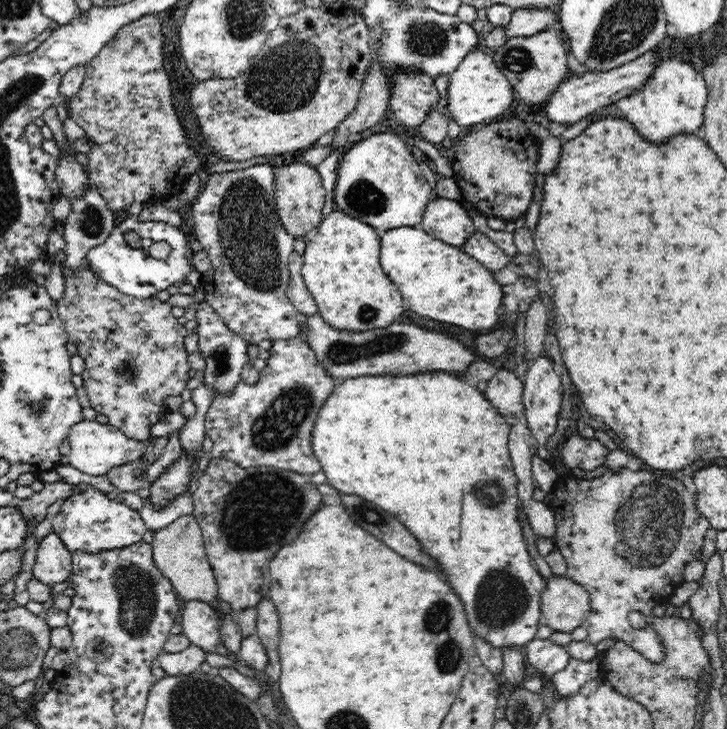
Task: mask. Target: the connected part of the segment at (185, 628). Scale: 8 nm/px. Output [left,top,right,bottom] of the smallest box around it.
[179,600,222,653]

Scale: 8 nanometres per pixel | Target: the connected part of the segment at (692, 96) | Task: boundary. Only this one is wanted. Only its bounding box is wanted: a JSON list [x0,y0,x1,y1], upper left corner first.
[612,53,708,144]

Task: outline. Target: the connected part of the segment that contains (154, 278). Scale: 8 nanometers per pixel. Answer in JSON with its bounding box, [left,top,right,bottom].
[86,213,192,298]

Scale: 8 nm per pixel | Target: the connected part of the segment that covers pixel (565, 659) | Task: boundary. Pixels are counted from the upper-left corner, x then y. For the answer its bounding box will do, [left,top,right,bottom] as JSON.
[524,638,572,675]

